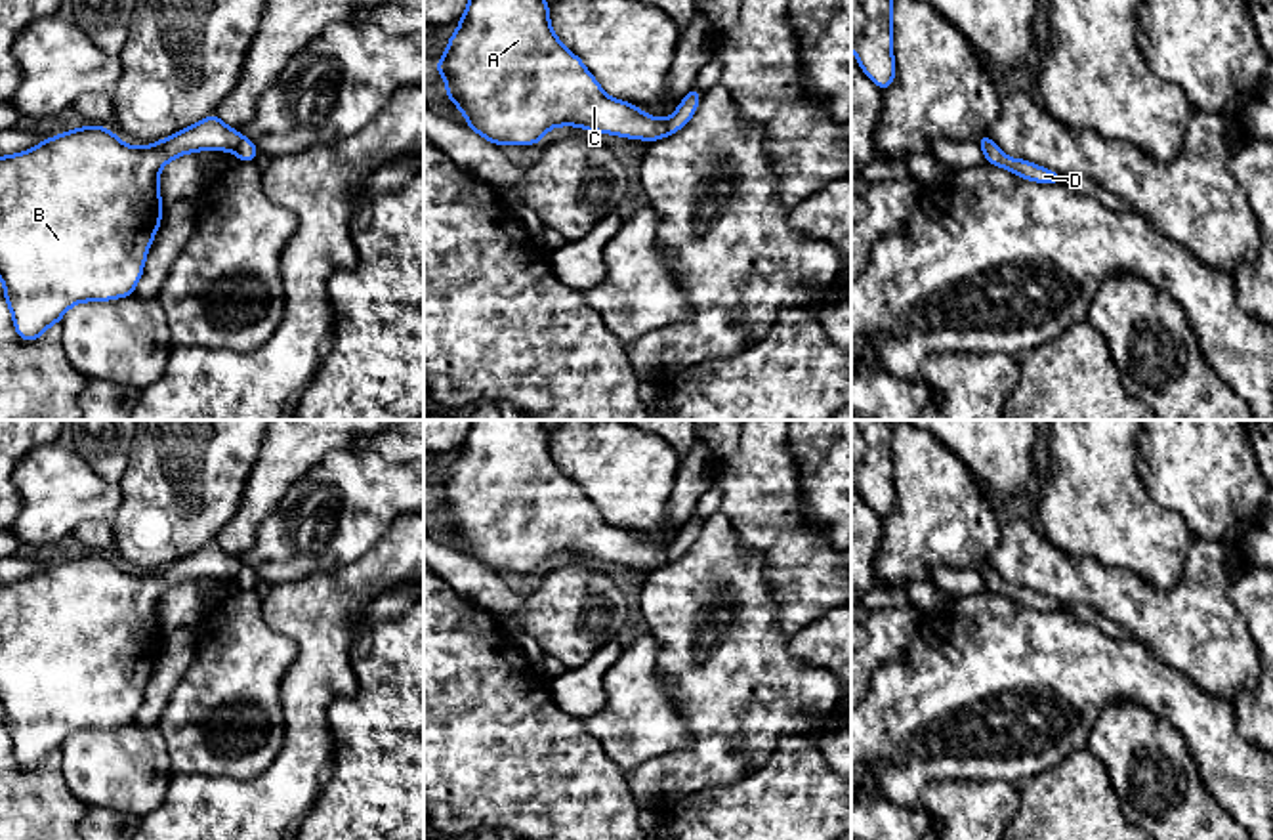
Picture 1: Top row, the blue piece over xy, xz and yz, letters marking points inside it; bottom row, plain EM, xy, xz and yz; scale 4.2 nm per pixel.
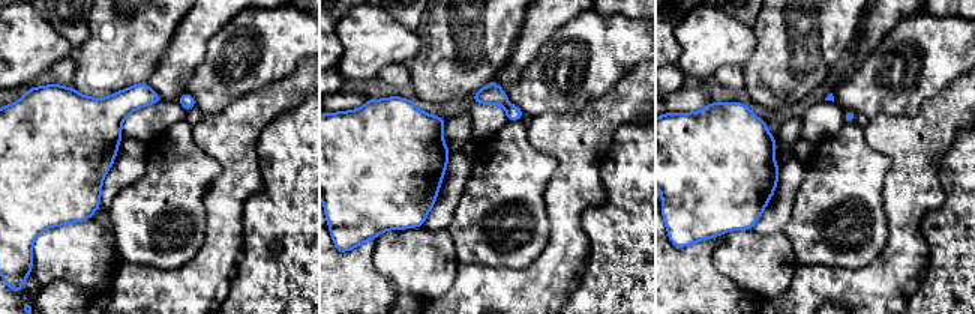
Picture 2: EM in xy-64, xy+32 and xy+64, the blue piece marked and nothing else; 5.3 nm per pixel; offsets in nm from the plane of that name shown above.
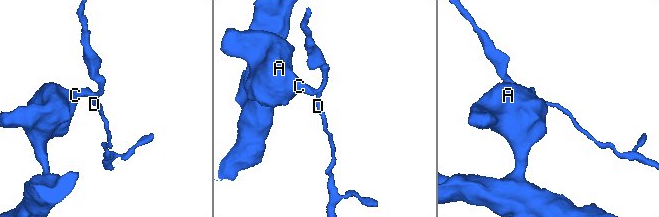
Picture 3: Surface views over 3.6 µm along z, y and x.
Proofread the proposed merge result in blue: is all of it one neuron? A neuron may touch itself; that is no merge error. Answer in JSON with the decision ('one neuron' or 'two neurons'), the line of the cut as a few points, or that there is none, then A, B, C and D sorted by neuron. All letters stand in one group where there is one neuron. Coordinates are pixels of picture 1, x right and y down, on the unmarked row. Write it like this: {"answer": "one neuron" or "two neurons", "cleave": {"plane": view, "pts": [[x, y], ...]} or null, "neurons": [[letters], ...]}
{"answer": "two neurons", "cleave": {"plane": "xy", "pts": [[243, 566], [233, 579]]}, "neurons": [["A", "B", "C"], ["D"]]}

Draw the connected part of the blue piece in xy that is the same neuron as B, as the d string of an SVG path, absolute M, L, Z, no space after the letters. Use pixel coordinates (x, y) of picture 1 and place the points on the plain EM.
M216 540L145 575L122 571L105 554L84 554L0 584L0 706L23 769L42 766L80 729L132 724L162 649L158 603L166 590L195 578L235 580L242 563Z

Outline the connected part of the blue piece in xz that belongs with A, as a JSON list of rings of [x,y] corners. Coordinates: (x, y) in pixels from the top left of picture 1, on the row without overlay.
[[[470,420],[458,456],[449,466],[447,479],[433,498],[445,506],[445,525],[468,546],[466,556],[498,575],[504,571],[534,573],[555,554],[580,554],[588,559],[645,569],[658,569],[668,557],[666,548],[645,542],[637,533],[618,529],[603,519],[582,487],[569,479],[552,458],[550,433],[544,430],[544,420]]]

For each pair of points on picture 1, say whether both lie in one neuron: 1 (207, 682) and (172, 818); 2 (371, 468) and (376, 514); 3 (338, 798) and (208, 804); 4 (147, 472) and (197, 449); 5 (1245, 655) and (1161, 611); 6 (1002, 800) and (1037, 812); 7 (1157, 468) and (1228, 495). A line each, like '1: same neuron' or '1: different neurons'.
1: different neurons
2: same neuron
3: different neurons
4: same neuron
5: same neuron
6: different neurons
7: same neuron

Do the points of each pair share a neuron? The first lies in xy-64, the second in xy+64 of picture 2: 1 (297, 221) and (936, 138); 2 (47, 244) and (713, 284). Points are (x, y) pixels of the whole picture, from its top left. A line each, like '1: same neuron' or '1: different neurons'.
1: different neurons
2: different neurons

